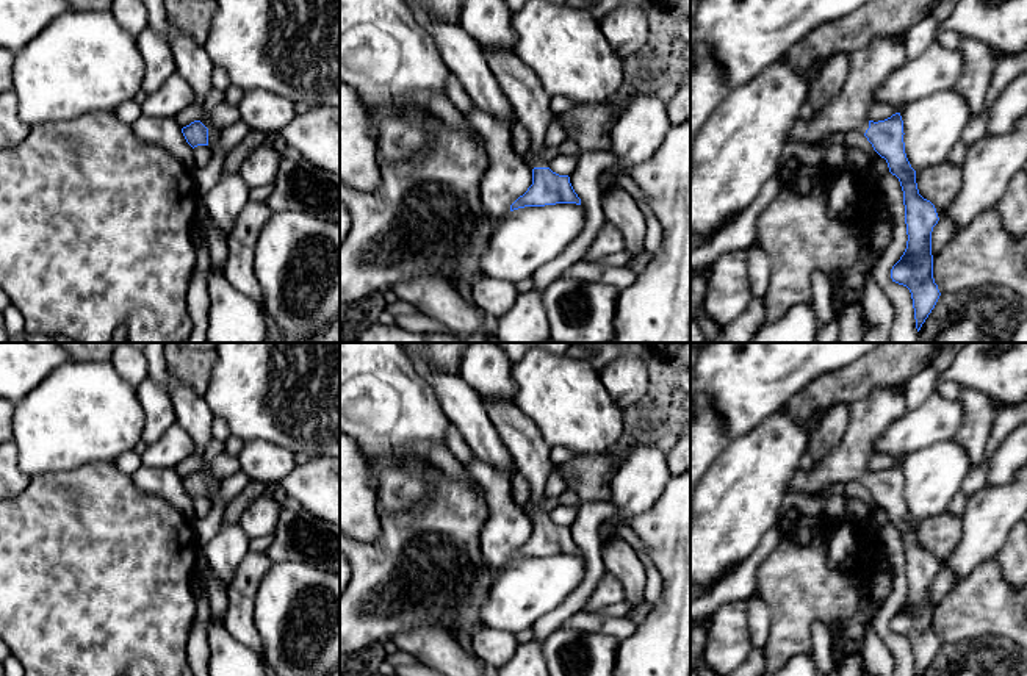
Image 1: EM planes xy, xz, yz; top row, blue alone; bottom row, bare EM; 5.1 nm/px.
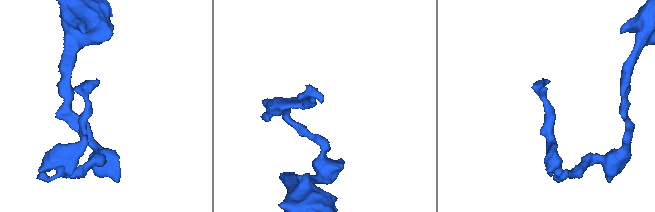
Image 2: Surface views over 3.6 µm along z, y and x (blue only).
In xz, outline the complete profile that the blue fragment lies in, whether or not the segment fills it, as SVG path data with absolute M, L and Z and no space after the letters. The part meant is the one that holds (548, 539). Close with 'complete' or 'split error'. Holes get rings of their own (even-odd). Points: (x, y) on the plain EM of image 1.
M482 399L482 402L499 438L512 455L515 473L520 473L529 482L531 502L534 504L529 513L532 535L510 556L510 562L556 554L581 556L570 527L553 523L540 507L548 498L546 484L554 468L550 458L551 448L545 443L543 435L514 401Z | split error

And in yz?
M900 385L878 388L867 397L850 402L849 412L849 427L842 440L809 471L798 469L787 493L813 494L828 485L856 480L886 510L903 541L908 585L906 599L892 617L891 629L910 640L916 676L922 676L941 646L933 629L932 606L932 582L939 568L935 556L919 545L916 521L905 504L900 463L878 473L867 468L875 440L906 412L906 391Z | split error

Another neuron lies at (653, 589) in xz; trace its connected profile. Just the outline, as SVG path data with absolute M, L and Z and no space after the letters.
M643 563L647 573L645 601L654 604L662 593L662 577L654 563Z

